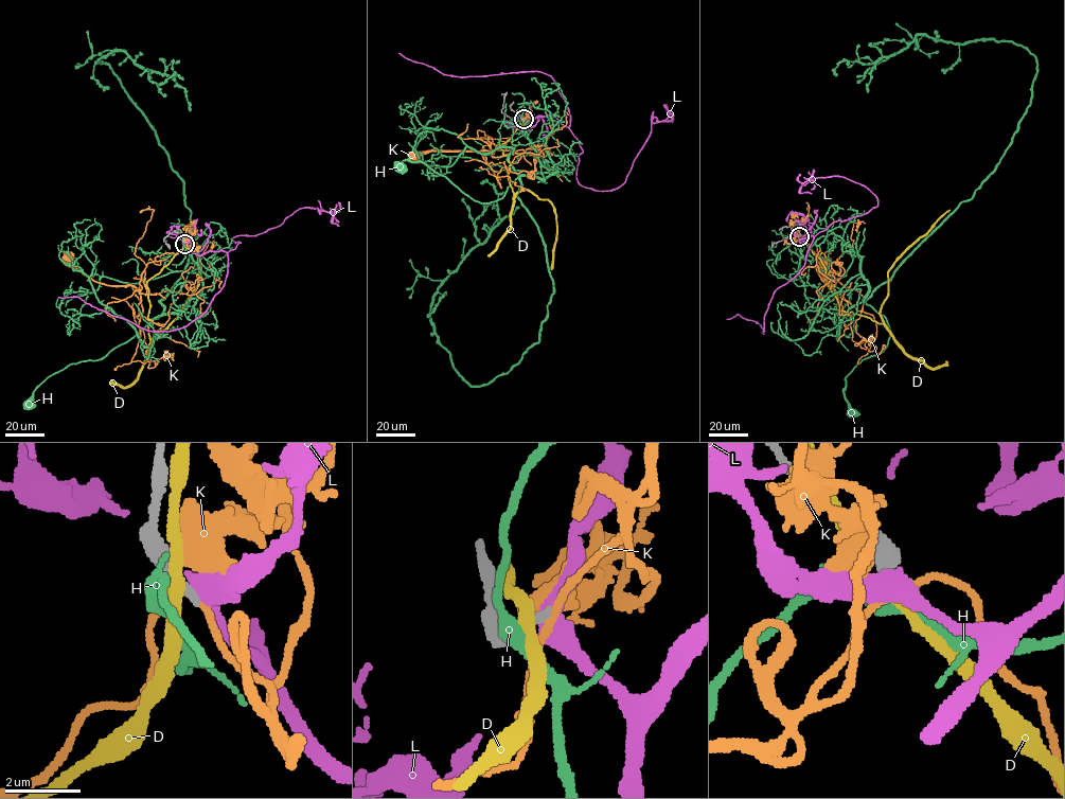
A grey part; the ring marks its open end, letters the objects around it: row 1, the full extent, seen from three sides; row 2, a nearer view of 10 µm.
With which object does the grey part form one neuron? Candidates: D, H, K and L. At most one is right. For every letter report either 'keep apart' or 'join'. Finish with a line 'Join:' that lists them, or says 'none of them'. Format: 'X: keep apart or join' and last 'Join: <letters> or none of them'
D: keep apart
H: keep apart
K: keep apart
L: keep apart
Join: none of them

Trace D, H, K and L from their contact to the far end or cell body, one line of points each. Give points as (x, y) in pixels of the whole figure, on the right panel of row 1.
D: (799, 235), (823, 265), (828, 285), (839, 308), (884, 324), (880, 315), (887, 295), (888, 270), (950, 210)
H: (800, 235), (821, 228), (841, 238), (859, 259), (864, 300), (889, 326), (884, 350), (846, 377), (852, 412)
K: (799, 235), (809, 246), (816, 245), (816, 268), (832, 287), (831, 281), (824, 282), (823, 261)
L: (799, 235), (800, 246), (813, 237), (804, 266), (776, 290), (763, 334), (738, 314), (726, 319)

